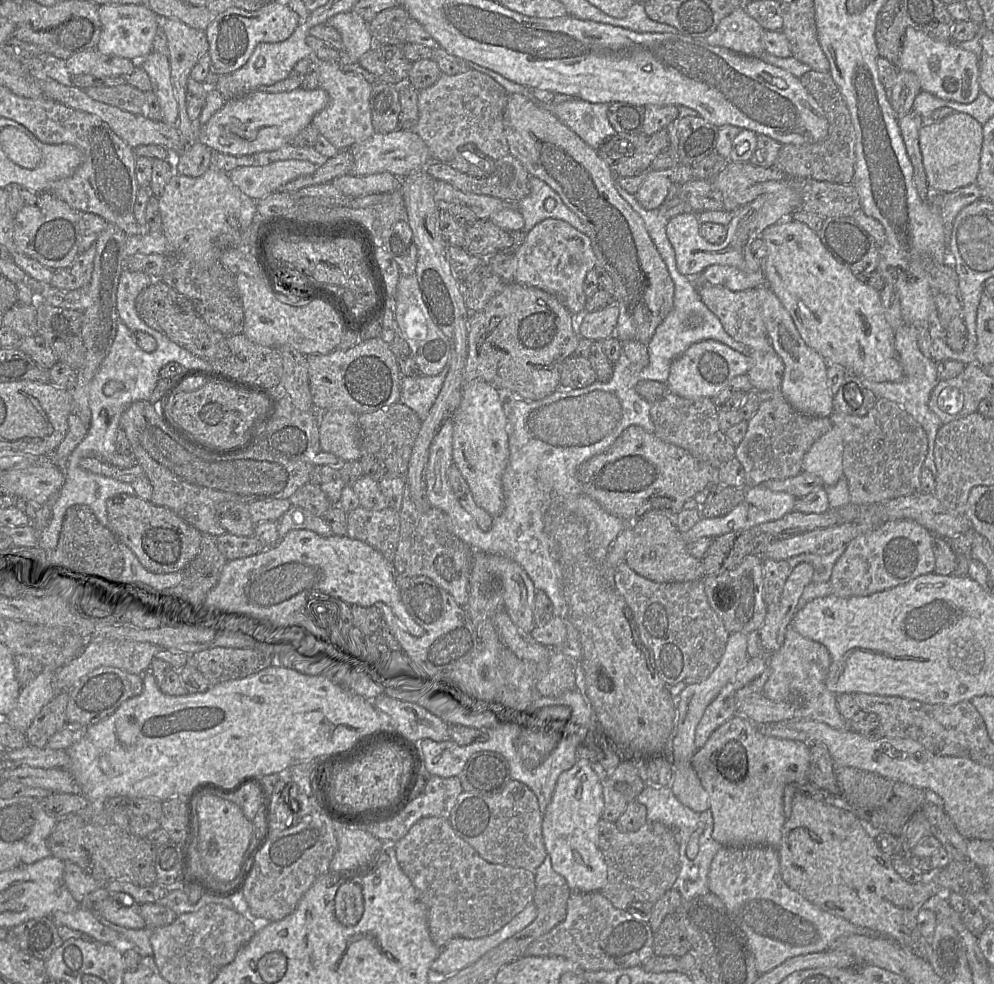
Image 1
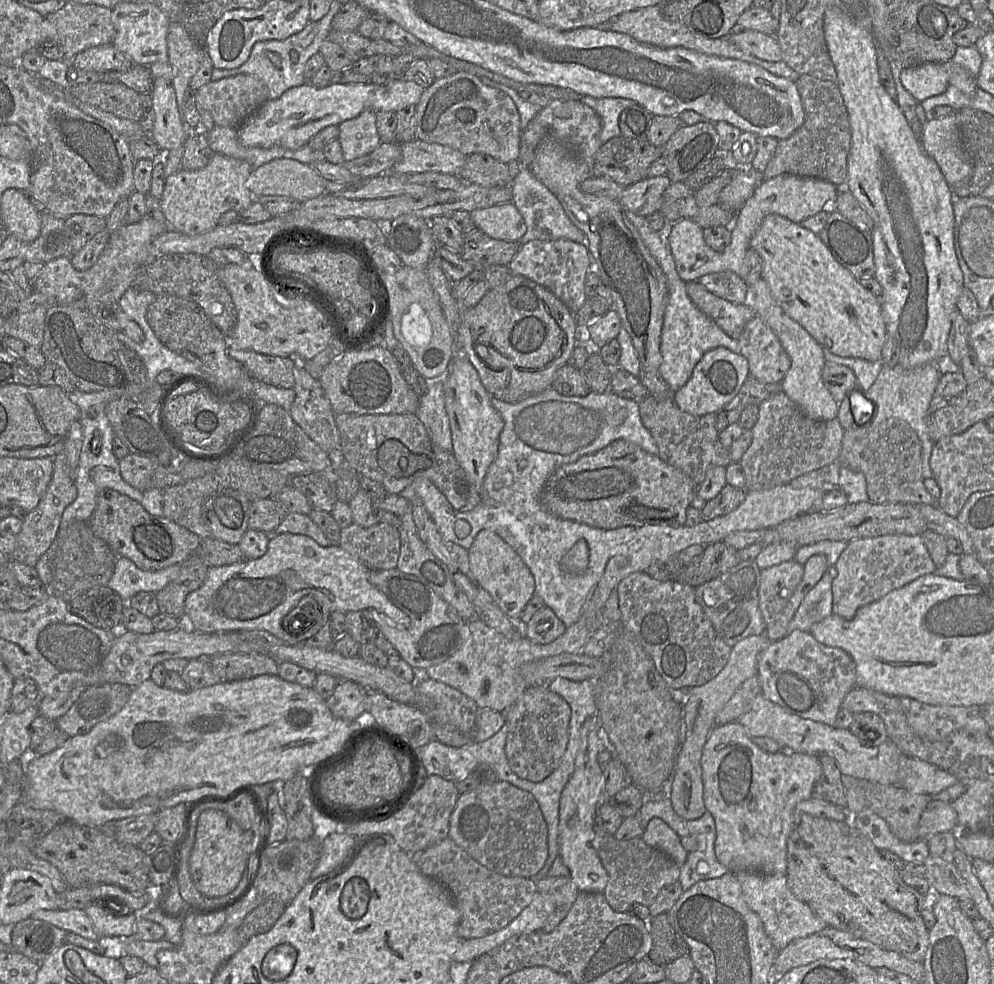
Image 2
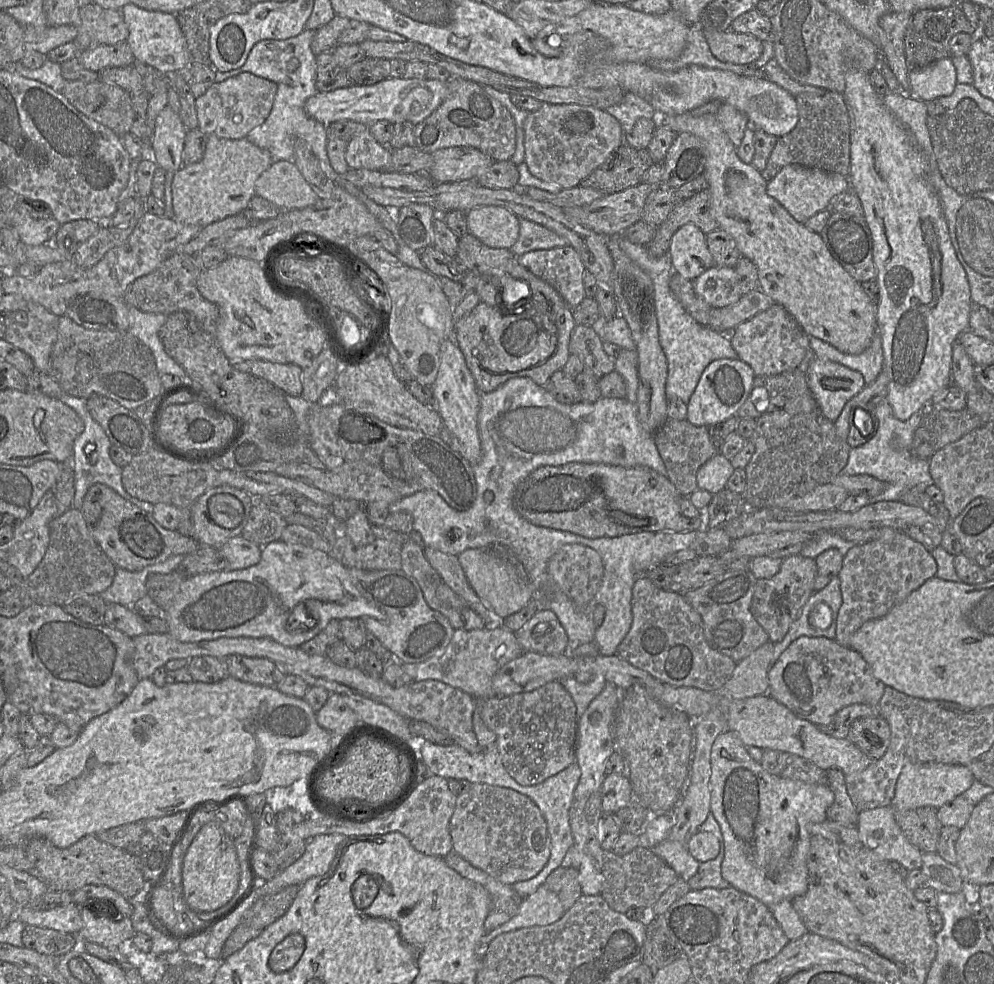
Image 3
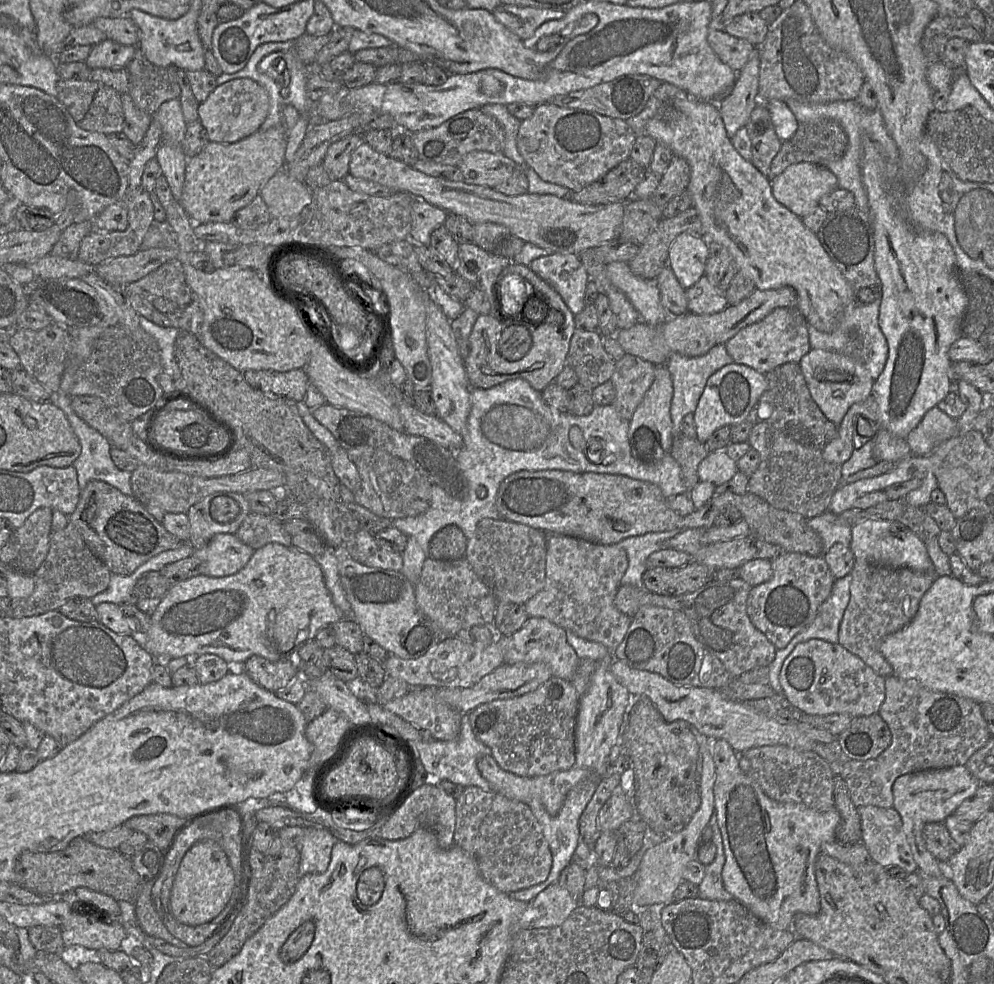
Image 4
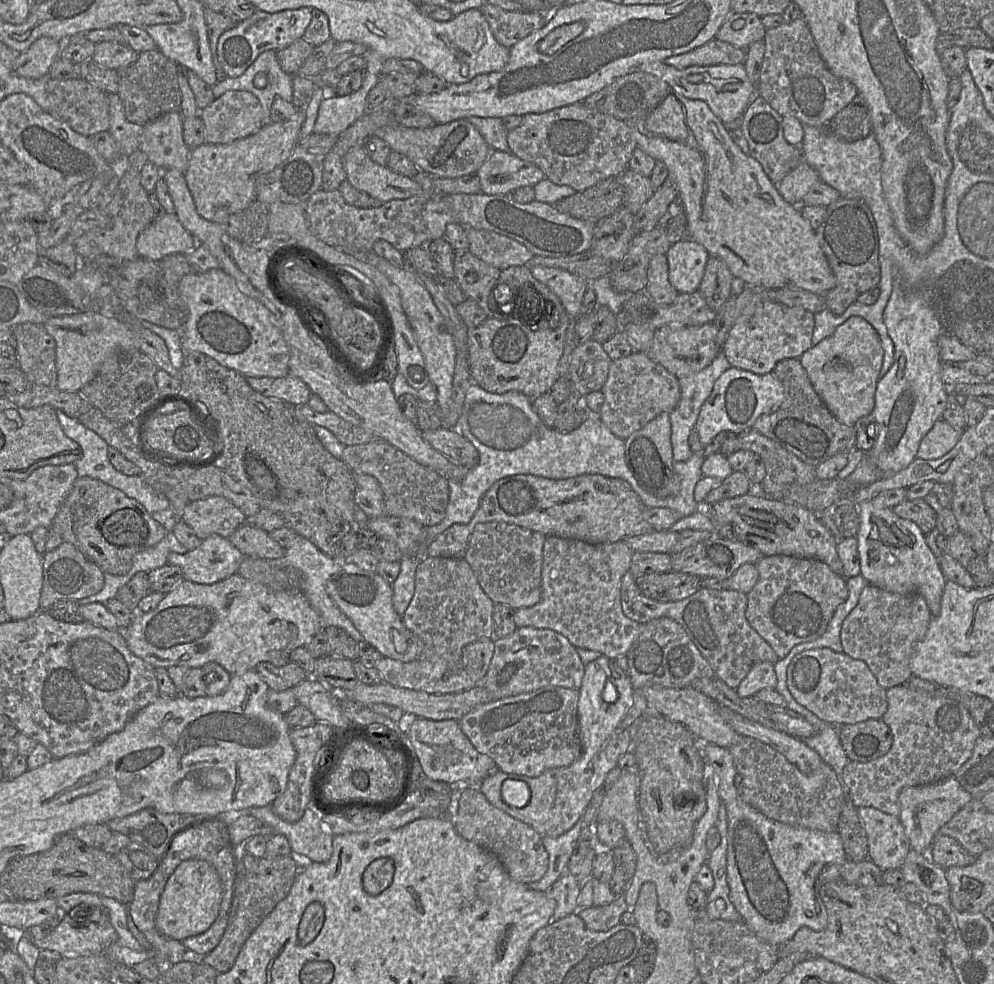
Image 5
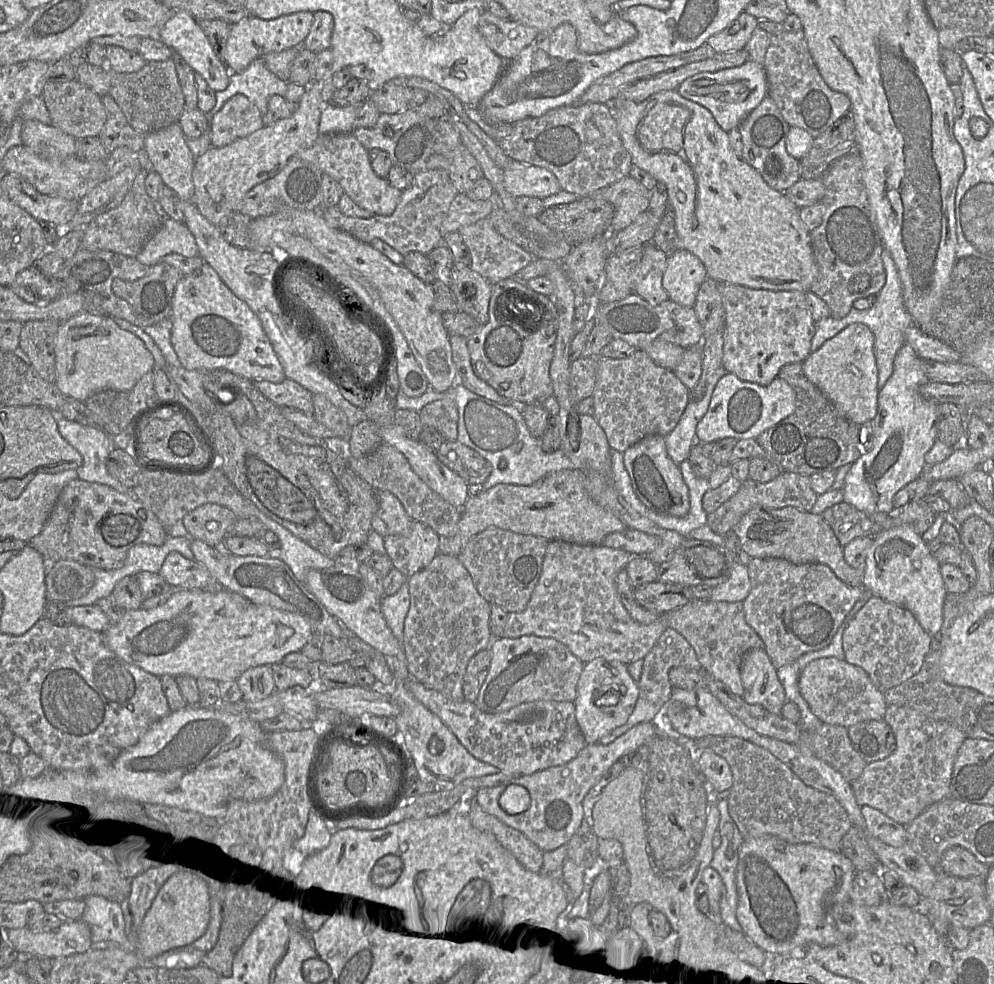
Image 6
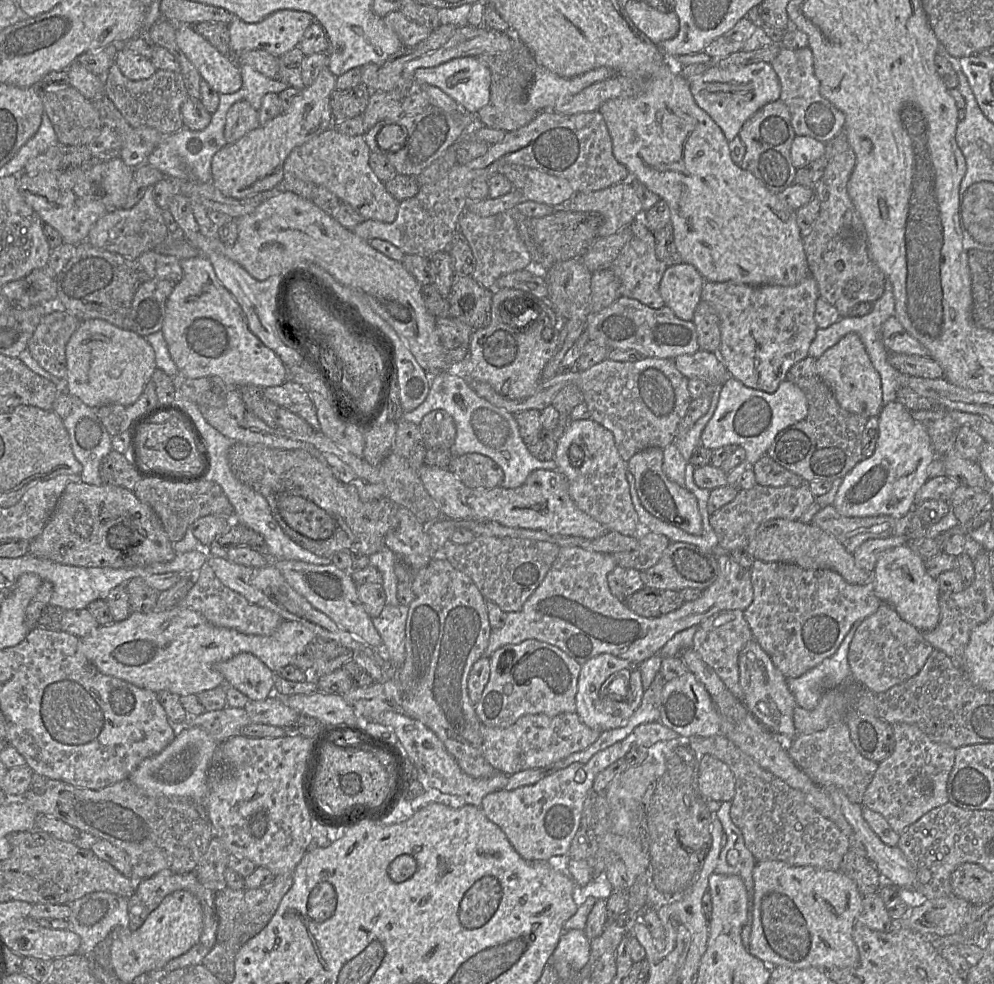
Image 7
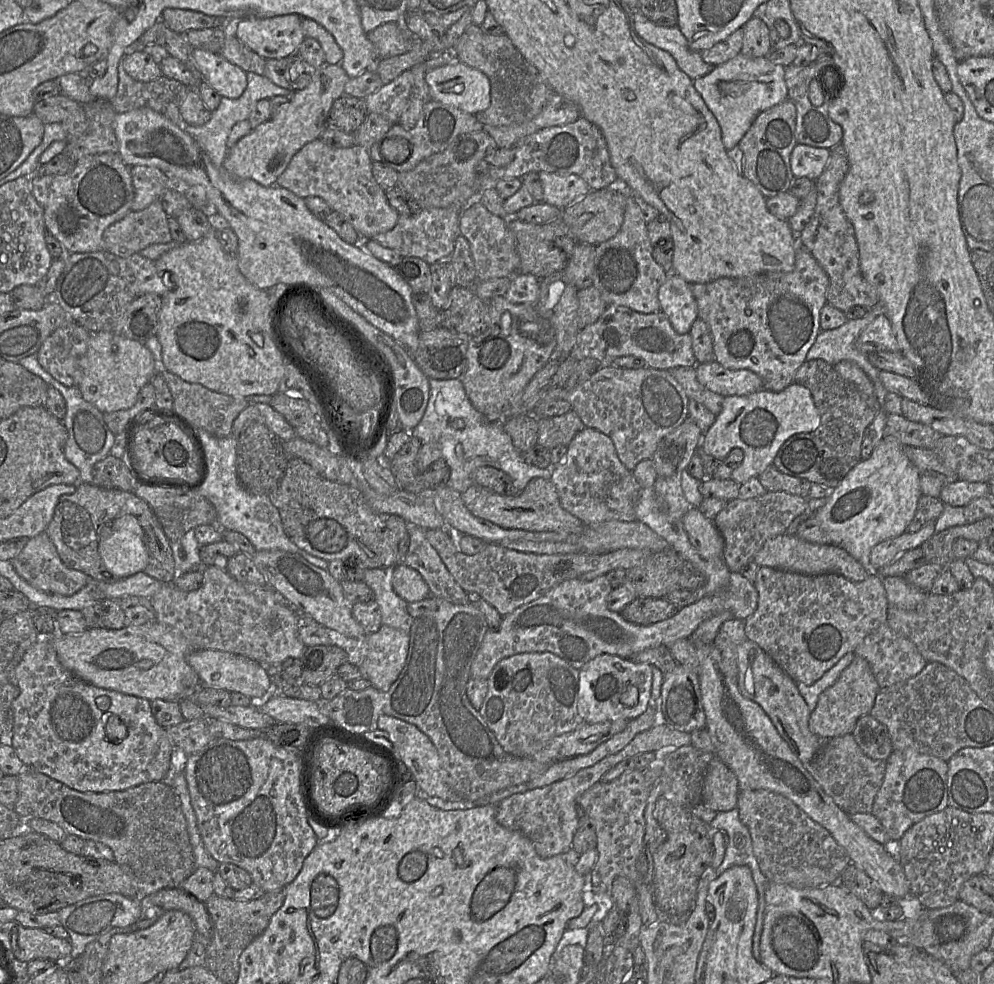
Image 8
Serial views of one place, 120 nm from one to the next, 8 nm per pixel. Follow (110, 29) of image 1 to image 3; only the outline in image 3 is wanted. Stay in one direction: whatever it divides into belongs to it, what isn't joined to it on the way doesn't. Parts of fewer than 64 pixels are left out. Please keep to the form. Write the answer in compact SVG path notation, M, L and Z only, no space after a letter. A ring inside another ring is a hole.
M126 4L119 11L129 30L126 43L135 60L149 65L165 75L184 73L192 62L192 58L175 14L150 11L134 4Z

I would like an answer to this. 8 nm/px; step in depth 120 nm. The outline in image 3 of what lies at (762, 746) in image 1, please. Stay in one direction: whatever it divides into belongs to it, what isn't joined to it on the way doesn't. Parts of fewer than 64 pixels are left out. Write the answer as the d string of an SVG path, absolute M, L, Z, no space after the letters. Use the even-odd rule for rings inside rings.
M729 729L723 731L714 741L711 749L711 813L720 826L724 840L724 858L721 865L722 877L737 890L757 898L767 907L779 903L782 900L793 900L797 896L804 895L808 890L807 855L810 849L810 827L813 824L827 820L827 810L834 802L834 793L828 784L808 784L789 778L782 778L767 772L762 765L751 758L747 747L741 741L739 735Z

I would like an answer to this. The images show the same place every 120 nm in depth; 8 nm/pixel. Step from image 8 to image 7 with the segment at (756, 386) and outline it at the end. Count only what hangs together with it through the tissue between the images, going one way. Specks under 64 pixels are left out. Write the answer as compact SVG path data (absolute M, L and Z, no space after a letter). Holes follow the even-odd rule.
M701 349L694 354L677 356L673 361L677 370L687 379L700 379L710 386L715 386L717 384L723 385L726 379L730 376L718 354L703 351Z

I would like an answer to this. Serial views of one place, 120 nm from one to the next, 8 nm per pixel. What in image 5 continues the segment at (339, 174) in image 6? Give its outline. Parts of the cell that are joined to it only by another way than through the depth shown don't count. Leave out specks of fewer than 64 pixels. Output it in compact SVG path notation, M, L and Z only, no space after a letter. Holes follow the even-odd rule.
M363 147L350 149L343 157L346 179L356 189L382 203L422 195L424 190L414 178L390 170L371 160Z

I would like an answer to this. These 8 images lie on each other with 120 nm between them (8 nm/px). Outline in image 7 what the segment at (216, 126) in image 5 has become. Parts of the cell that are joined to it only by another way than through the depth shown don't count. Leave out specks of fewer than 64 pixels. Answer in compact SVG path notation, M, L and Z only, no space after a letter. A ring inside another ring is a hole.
M245 100L234 103L227 112L224 138L231 144L260 126L258 111Z

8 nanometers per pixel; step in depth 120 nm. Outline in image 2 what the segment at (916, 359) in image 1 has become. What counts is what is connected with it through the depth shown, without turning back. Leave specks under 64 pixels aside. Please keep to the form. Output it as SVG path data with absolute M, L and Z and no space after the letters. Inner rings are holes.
M949 354L940 357L938 361L928 362L911 369L903 368L899 364L895 366L883 364L876 380L864 393L874 403L875 413L872 422L882 423L891 417L900 418L906 421L916 432L922 445L922 474L924 479L934 477L930 467L934 443L928 435L925 417L935 395L940 376L957 371L961 371L960 366L951 359Z

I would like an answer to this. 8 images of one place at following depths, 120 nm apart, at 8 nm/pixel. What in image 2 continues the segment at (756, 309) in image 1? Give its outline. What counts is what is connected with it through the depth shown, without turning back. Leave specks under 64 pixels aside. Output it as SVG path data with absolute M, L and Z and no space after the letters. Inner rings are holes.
M698 281L686 283L686 291L695 306L714 321L729 337L738 340L755 313L747 304L735 304L709 292Z

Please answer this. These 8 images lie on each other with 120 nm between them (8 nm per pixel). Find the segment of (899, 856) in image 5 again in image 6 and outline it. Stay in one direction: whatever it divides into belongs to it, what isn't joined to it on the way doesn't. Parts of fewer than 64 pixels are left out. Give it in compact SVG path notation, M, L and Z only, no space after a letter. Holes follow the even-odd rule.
M861 806L867 831L883 843L892 847L901 847L907 843L905 826L884 815L871 806Z

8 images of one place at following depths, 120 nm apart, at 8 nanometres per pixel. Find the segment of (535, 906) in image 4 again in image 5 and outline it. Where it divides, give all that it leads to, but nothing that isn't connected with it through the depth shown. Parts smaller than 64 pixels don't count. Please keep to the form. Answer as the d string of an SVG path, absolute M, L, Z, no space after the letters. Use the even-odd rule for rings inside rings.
M567 872L551 886L548 892L556 900L556 907L550 923L558 921L578 910L577 899L580 891L581 885Z

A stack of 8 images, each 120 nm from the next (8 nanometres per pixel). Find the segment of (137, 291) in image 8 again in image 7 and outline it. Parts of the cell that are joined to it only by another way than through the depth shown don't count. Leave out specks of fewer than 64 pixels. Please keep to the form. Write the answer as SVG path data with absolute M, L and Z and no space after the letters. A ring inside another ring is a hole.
M150 250L141 254L137 261L149 279L169 279L175 283L182 279L180 259L175 256L165 255L159 250Z

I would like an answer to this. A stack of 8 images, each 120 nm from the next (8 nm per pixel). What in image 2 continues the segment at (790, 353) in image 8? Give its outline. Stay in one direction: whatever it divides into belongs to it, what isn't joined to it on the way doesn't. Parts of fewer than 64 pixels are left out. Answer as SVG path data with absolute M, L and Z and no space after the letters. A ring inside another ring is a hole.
M755 315L738 338L741 355L748 361L749 376L761 383L781 383L791 360L772 329Z

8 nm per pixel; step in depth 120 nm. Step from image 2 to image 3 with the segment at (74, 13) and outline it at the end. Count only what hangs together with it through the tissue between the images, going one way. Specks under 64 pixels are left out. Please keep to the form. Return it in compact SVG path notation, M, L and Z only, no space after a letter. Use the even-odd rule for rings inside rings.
M83 2L77 10L77 36L74 44L79 53L97 45L126 42L129 30L119 10L106 9Z

